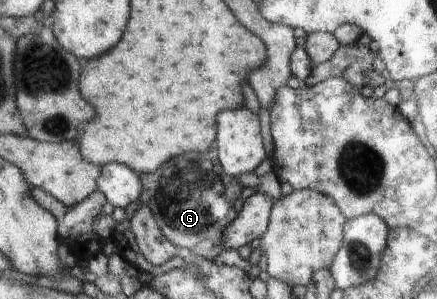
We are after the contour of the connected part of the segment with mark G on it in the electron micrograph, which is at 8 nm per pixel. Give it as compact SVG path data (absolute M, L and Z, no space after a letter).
M214 146L204 154L186 152L170 158L155 172L139 176L143 187L139 199L150 208L162 234L172 245L210 261L227 250L225 228L238 214L239 203L234 204L234 200L244 188L238 179L224 173Z

